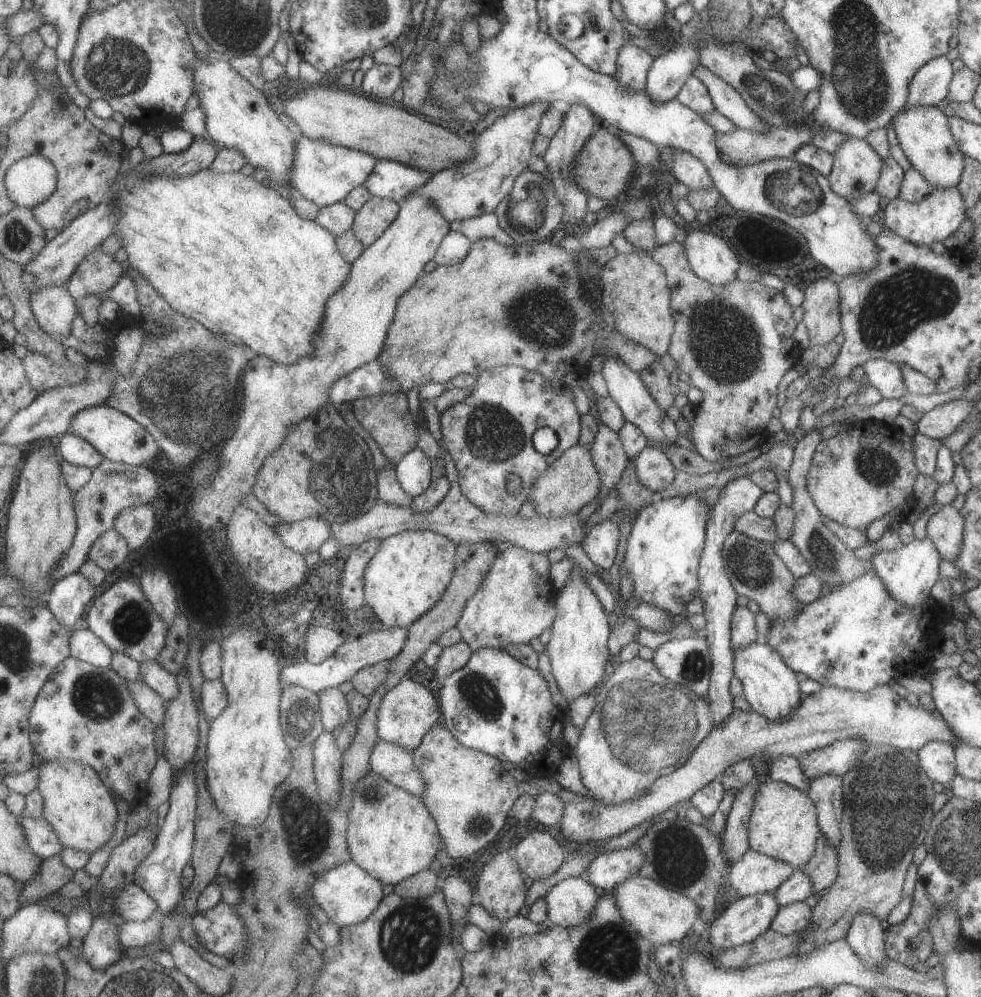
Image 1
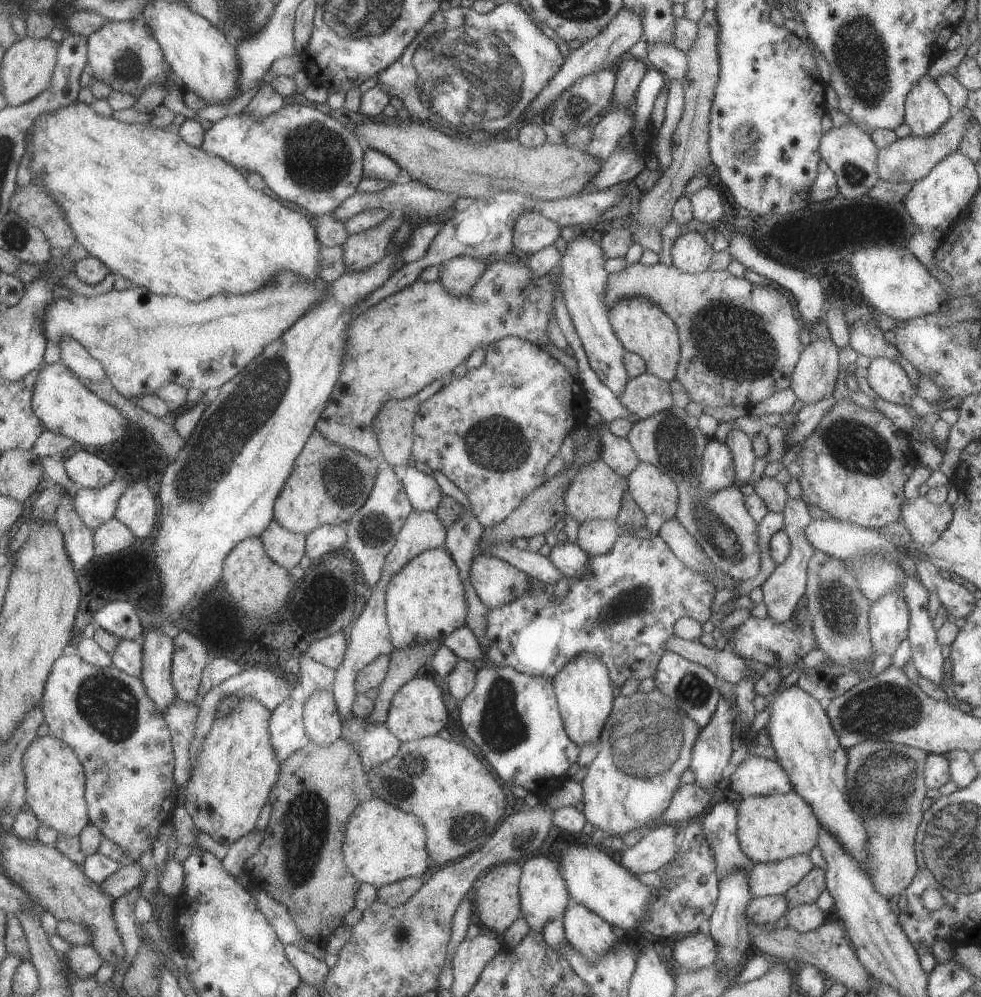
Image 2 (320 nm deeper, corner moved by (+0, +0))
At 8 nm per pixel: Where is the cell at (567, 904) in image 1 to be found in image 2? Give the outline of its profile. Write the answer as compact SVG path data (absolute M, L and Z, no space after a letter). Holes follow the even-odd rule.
M573 901L567 904L561 919L566 941L590 963L597 963L621 940L619 931Z

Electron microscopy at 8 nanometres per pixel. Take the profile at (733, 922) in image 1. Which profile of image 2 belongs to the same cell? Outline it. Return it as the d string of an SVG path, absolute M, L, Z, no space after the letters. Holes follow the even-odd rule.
M695 932L674 942L671 956L681 971L696 971L716 962L716 946L709 935Z

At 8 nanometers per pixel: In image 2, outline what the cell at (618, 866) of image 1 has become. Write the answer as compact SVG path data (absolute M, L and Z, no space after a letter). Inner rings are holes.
M661 824L646 831L633 846L627 845L620 856L620 864L633 875L661 871L676 855L676 832L676 826Z

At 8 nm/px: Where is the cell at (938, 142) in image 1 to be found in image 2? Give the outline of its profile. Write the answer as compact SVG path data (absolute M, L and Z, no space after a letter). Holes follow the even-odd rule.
M927 73L905 95L904 123L916 137L933 134L951 115L949 101Z

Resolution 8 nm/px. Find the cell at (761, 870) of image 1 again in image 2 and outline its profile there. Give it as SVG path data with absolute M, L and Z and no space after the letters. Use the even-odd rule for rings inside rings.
M800 854L770 863L754 863L748 872L748 889L752 897L783 895L788 888L795 886L814 866L808 855Z

